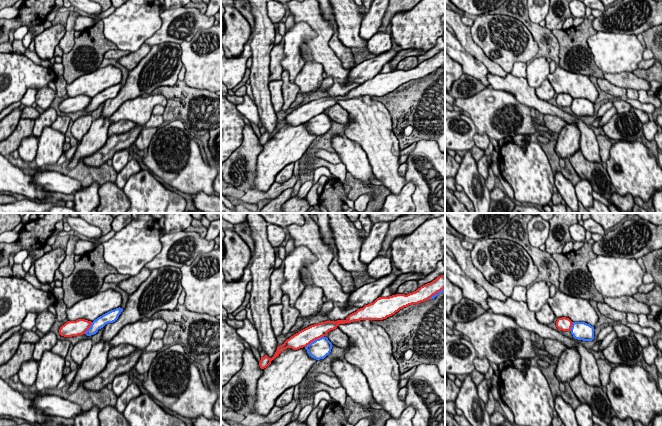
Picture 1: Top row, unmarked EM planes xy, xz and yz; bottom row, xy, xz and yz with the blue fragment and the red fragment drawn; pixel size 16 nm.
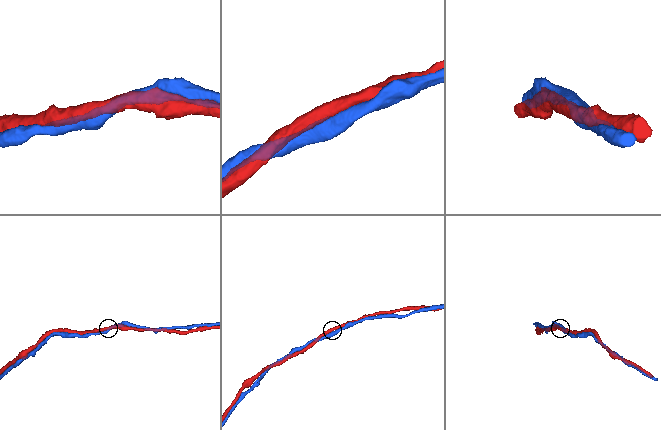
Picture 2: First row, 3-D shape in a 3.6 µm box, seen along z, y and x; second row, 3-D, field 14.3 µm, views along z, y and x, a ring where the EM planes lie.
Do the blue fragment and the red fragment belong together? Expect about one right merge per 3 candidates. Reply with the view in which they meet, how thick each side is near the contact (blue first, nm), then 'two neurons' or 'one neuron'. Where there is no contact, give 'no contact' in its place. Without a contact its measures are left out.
meets blue in xz; 320 nm thick on the blue side, 260 nm on the other; one neuron

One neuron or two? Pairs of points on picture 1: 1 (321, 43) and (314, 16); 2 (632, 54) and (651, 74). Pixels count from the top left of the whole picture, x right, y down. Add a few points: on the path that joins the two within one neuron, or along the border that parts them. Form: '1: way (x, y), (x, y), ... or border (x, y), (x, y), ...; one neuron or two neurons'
1: way (321, 36), (321, 27), (317, 23); one neuron
2: border (637, 68), (632, 72), (614, 73); two neurons

